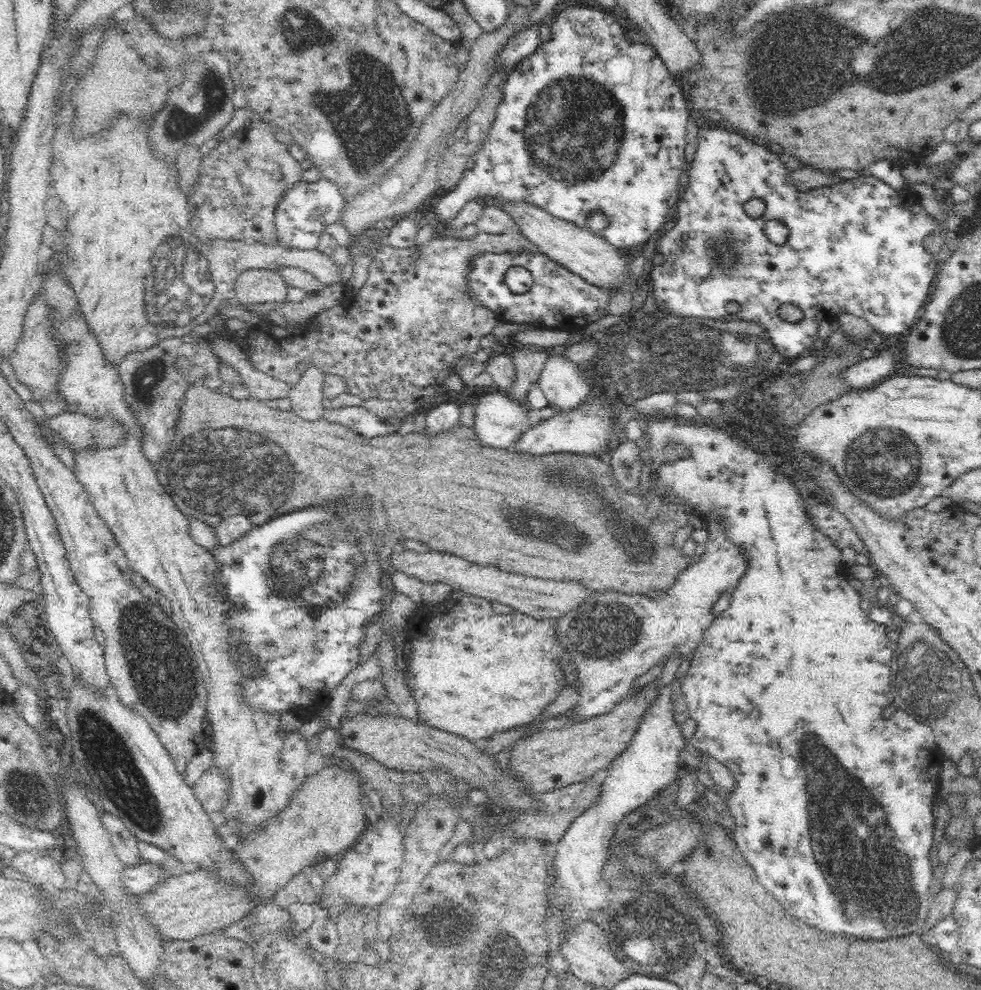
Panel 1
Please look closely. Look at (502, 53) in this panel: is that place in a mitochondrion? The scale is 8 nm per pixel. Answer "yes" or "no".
no

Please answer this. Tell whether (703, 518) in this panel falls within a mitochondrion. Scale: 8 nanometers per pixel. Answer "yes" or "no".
no

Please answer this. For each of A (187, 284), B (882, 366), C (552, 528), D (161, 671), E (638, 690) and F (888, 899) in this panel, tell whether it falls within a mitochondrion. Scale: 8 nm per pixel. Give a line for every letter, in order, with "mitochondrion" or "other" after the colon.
A: mitochondrion
B: other
C: mitochondrion
D: mitochondrion
E: other
F: mitochondrion

